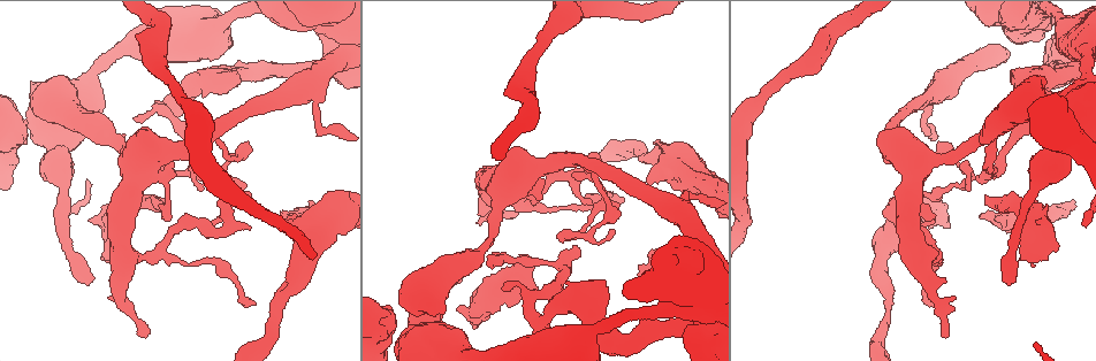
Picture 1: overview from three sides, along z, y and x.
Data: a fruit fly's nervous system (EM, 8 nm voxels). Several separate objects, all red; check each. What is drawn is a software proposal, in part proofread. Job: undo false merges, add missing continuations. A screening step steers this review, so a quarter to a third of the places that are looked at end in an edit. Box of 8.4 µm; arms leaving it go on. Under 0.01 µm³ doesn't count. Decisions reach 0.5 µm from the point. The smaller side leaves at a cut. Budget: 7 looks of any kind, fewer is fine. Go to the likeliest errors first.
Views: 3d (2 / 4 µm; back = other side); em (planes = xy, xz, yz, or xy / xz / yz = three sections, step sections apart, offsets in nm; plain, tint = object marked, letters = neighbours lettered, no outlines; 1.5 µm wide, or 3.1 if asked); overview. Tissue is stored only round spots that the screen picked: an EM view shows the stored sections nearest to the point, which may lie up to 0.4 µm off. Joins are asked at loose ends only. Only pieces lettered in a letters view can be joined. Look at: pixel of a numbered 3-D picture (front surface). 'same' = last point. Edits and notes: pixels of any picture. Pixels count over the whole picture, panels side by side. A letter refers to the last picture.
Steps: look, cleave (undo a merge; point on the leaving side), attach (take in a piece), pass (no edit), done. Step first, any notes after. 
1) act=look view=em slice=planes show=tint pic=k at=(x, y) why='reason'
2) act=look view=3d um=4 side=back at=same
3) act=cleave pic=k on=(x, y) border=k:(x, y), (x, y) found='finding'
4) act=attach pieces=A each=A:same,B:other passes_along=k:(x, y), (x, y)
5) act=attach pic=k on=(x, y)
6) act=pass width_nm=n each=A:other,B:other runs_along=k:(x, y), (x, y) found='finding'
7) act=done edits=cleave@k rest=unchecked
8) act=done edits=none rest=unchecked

act=look view=3d um=2 pic=1 at=(537, 287) why='branch stops here'

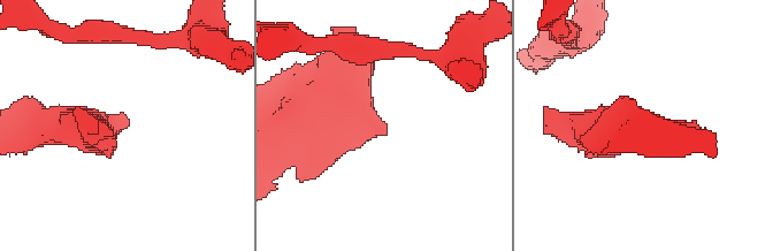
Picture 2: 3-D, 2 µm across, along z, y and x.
act=look view=em slice=planes show=plain pic=2 at=(383, 133)

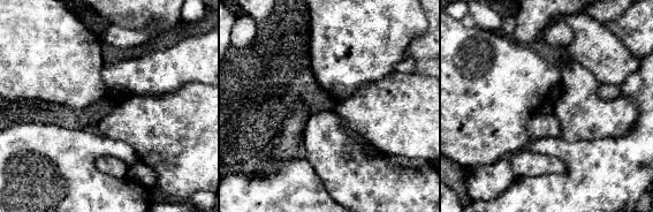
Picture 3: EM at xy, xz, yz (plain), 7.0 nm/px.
act=look view=em slice=planes show=letters at=same

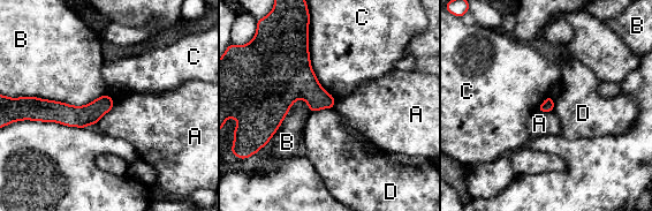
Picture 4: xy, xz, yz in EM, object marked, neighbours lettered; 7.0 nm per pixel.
act=pass longest_contact=B:550nm each=A:other,B:other,C:other,D:other border=4:(333, 107), (323, 107), (312, 112) found='none of them fits'

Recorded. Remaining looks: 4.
act=look view=em slice=xy step=4 show=tint pic=1 at=(256, 302) why='thin end'

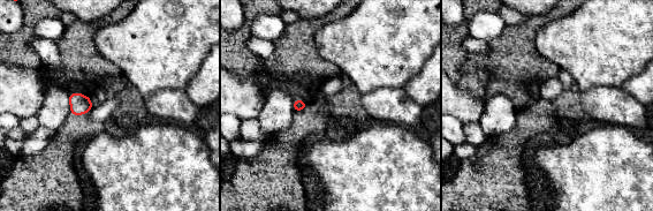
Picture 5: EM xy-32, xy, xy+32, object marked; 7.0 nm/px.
act=look view=em slice=planes show=letters at=same why='cut it another way'

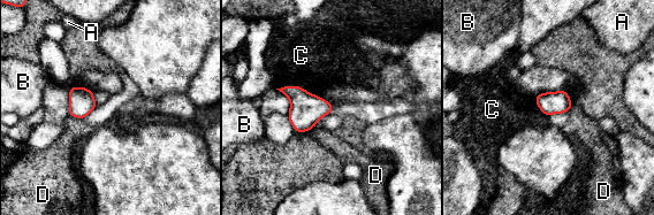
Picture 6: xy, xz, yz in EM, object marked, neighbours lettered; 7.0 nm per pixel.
act=pass each=A:other,B:other,C:other,D:other found='none of them fits'

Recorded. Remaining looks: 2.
act=done edits=none rest=unchecked

